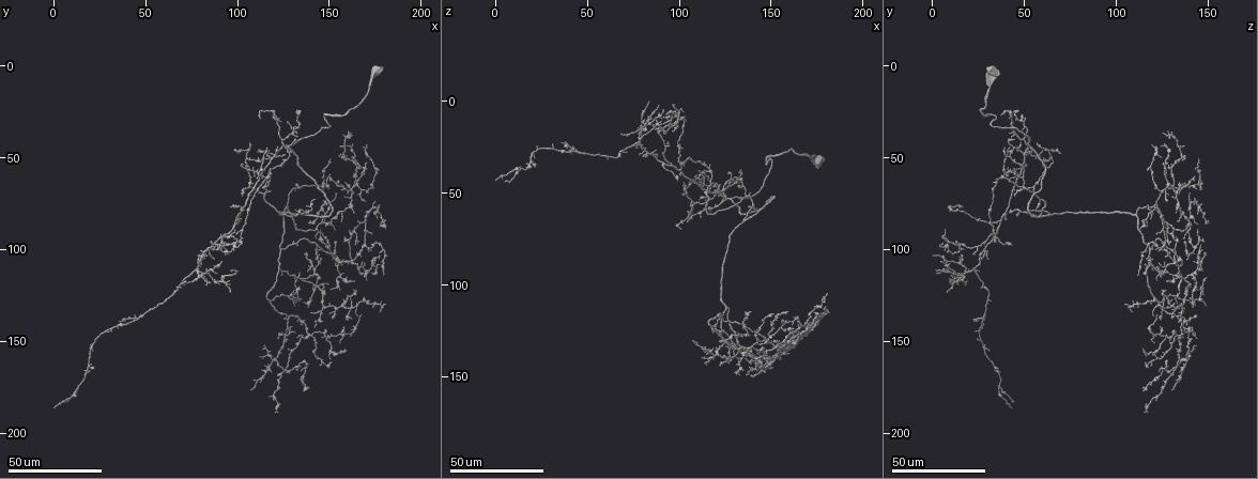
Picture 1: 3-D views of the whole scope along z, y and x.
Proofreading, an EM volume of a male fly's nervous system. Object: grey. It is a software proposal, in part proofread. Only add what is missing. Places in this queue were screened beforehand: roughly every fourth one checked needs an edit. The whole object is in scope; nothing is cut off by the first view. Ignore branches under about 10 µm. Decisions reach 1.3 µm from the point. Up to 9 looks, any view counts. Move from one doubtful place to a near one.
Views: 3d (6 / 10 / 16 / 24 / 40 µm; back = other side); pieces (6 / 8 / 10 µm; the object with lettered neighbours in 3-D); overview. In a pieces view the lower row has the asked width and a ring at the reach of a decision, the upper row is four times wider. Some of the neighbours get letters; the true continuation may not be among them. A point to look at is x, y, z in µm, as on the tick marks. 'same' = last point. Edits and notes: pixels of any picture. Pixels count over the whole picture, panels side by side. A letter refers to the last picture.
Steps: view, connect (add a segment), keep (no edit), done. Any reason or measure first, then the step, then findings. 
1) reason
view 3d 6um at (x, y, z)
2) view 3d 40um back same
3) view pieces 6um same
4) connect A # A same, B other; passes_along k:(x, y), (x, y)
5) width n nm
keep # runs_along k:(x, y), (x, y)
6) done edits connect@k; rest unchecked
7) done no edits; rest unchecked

free end
view 3d 24um at (137, 76, 58)

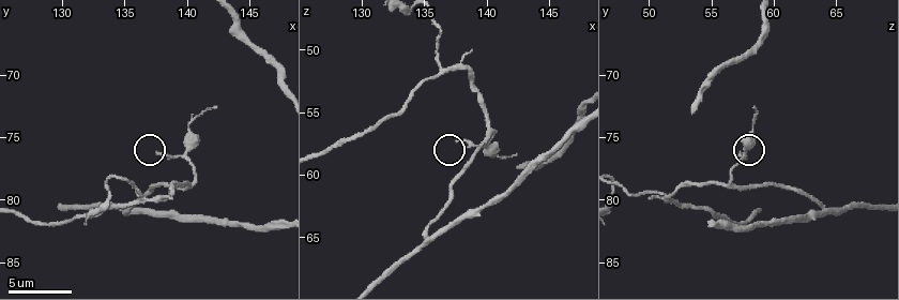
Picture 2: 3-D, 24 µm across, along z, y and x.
view pieces 8um at (137.6, 76.2, 57.2)

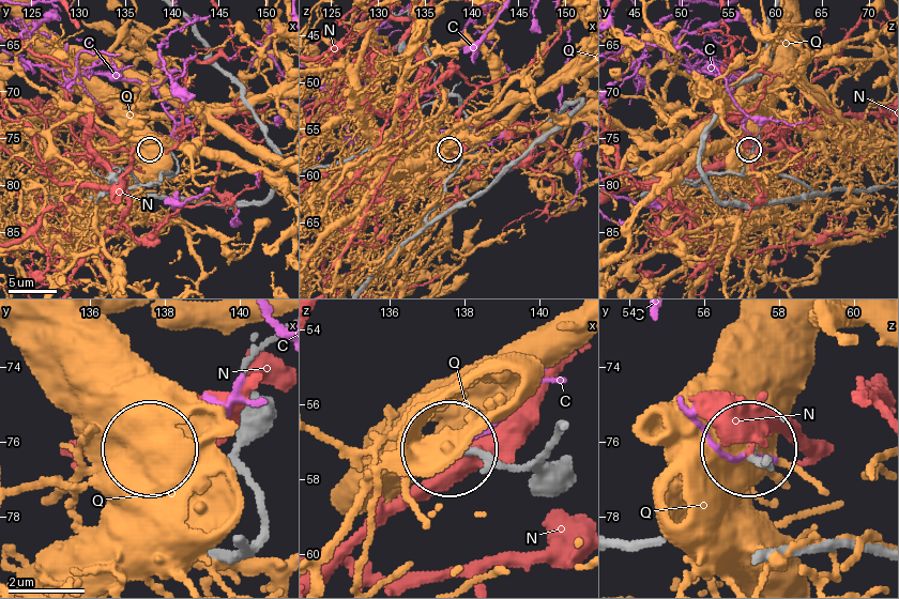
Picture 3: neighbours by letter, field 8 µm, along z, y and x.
keep # C other, N other, Q other; none of them fits

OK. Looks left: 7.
an open end
view 3d 24um at (112, 28, 41)

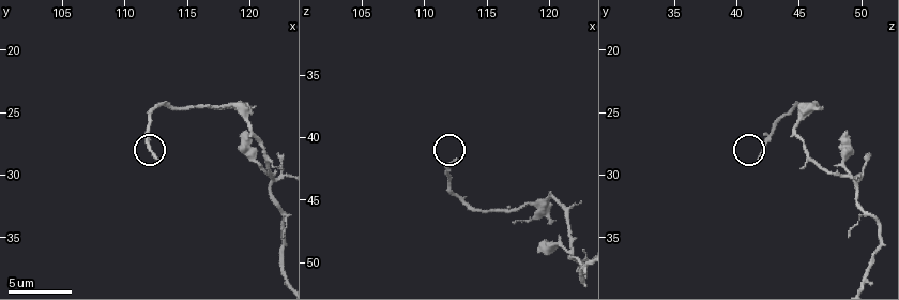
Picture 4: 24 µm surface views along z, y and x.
view pieces 8um at (112.4, 28.6, 42.0)

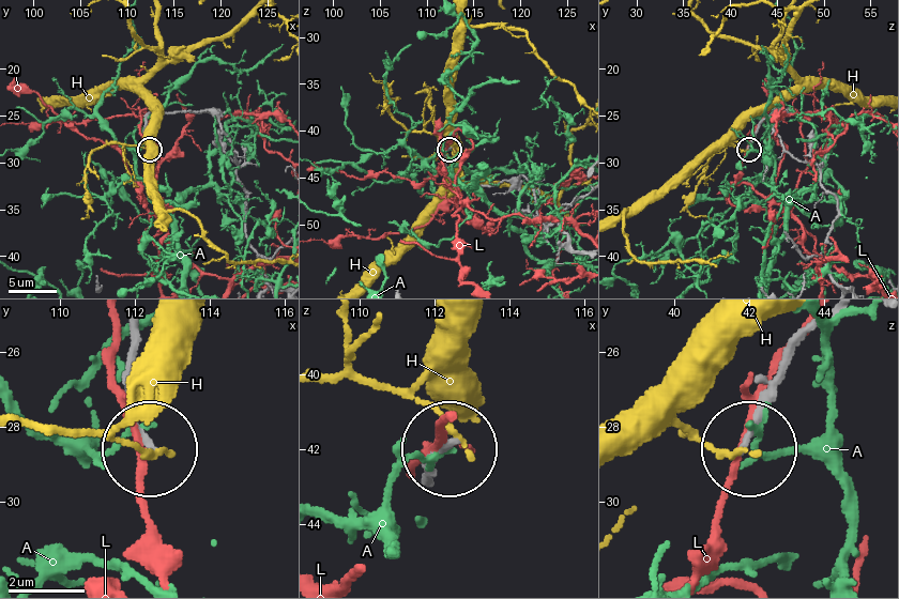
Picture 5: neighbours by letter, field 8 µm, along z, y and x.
keep # A other, H other, L other; none of them fits

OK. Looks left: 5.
long arm stops here
view 3d 24um at (178, 87, 117)

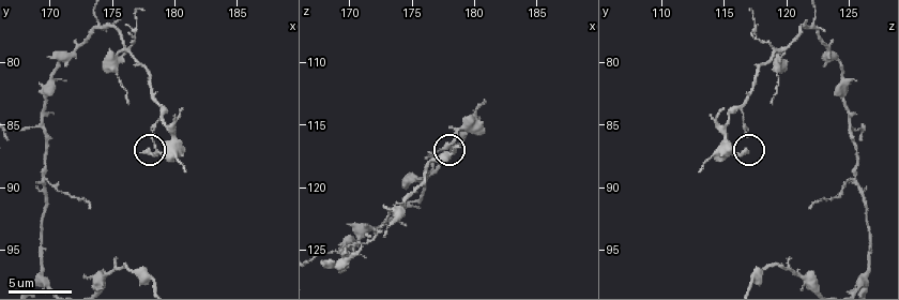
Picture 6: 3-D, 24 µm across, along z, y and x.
view 3d 10um at (177.6, 87.4, 116.6)

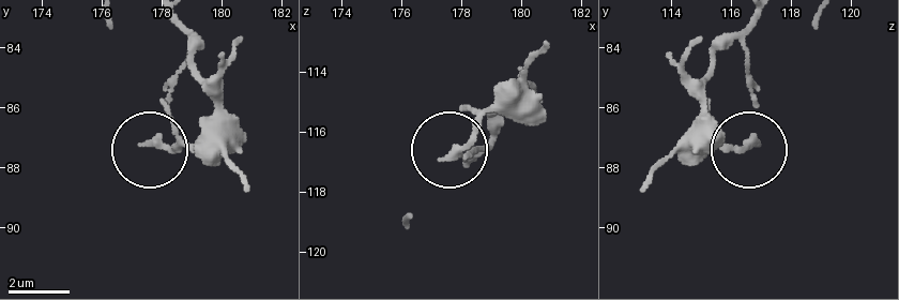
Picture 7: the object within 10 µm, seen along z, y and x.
view pieces 6um at (177.5, 87.2, 116.9)

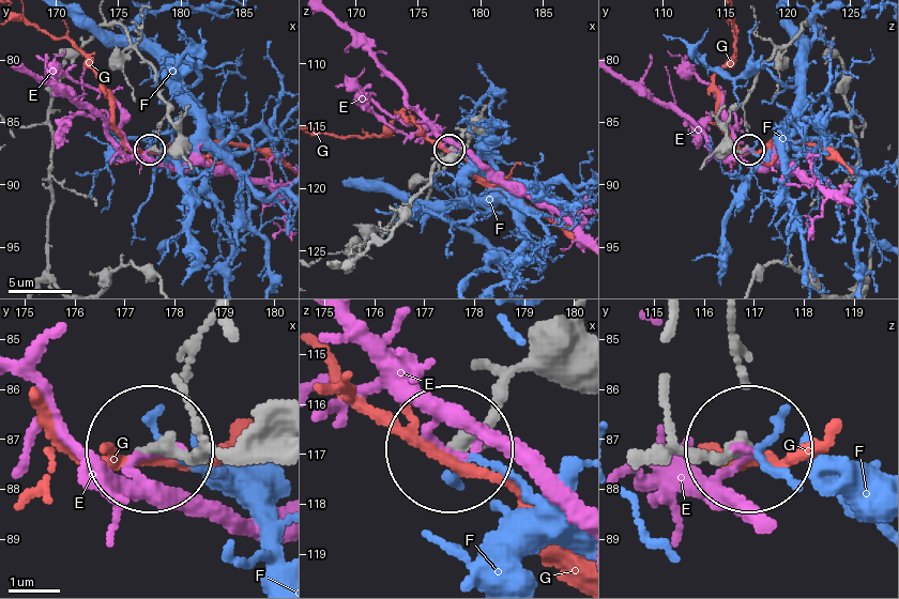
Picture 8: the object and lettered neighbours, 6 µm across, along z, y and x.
keep # E other, F other, G other; runs_along 8:(207, 449), (155, 454); no lettered segment goes on from it

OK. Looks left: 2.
view 3d 40um at (81, 106, 30)

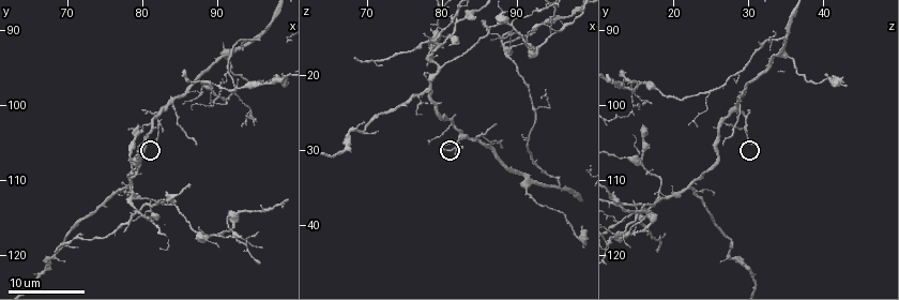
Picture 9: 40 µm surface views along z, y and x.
what lies round it
view pieces 6um at (82.0, 105.0, 30.5)

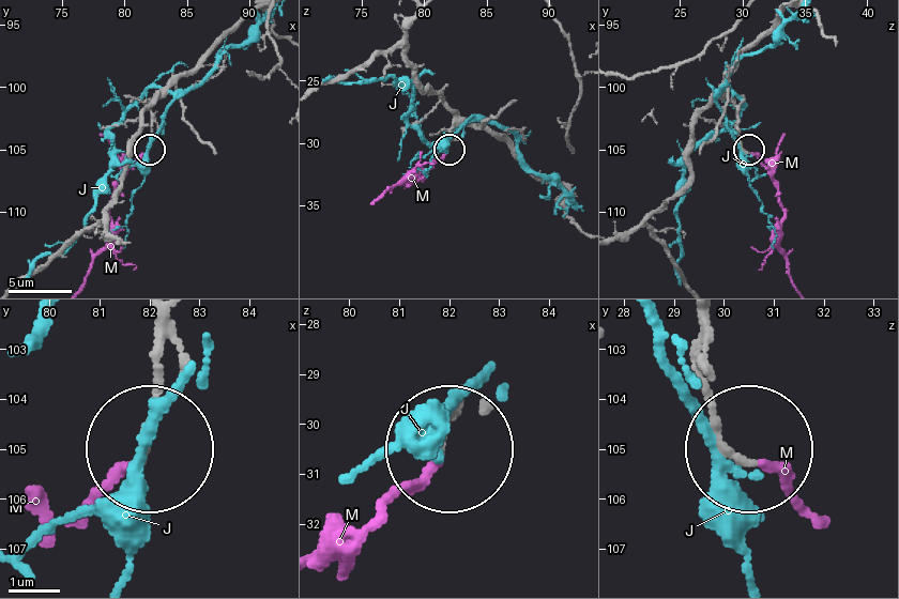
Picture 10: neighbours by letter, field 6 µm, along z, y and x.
width 150 nm
connect M # J other, M same; passes_along 10:(702, 336), (719, 434), (805, 510); it goes on there

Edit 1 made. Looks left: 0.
done edits connect@10; rest unchecked

